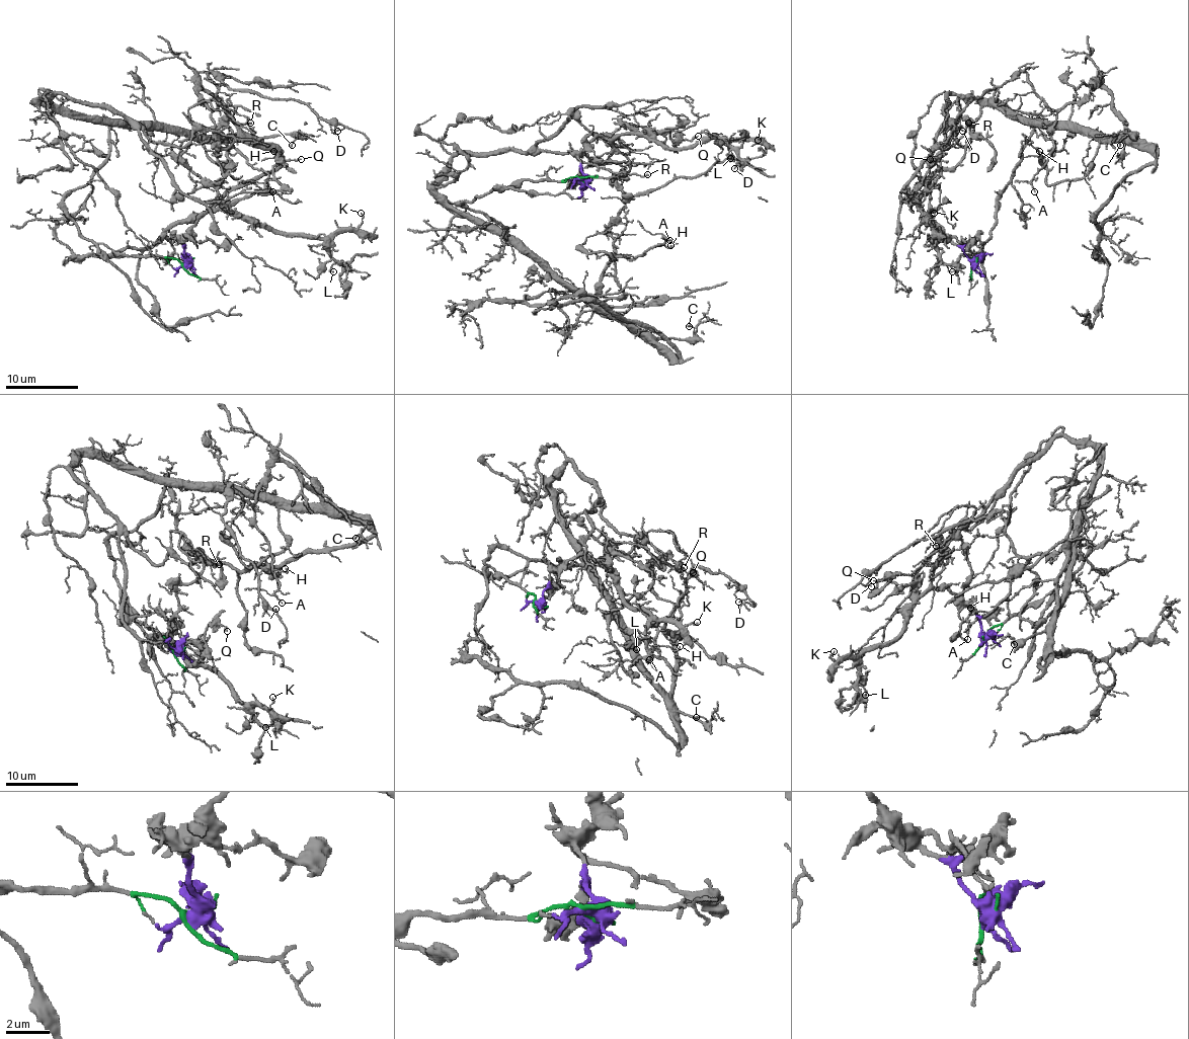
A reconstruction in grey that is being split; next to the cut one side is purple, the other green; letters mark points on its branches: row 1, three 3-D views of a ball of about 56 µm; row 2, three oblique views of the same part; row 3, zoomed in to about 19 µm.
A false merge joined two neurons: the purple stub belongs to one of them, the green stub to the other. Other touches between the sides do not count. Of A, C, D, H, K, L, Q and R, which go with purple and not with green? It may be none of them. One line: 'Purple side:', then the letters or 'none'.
Purple side: K, L, Q, R

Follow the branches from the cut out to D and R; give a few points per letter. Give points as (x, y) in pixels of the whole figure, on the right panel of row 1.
D: (974, 264), (1036, 126), (1118, 135), (1123, 118), (1103, 87), (1052, 109), (1016, 73), (970, 98), (963, 131)
R: (974, 264), (930, 219), (930, 185), (939, 176), (941, 153), (956, 142), (968, 122)

